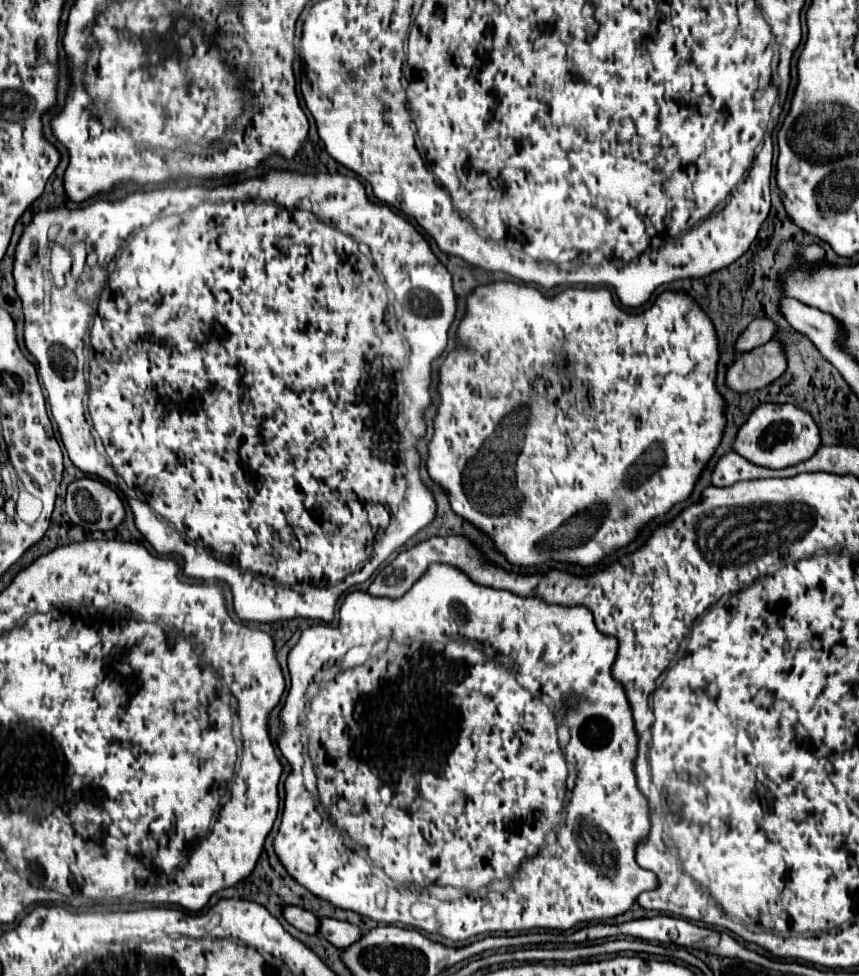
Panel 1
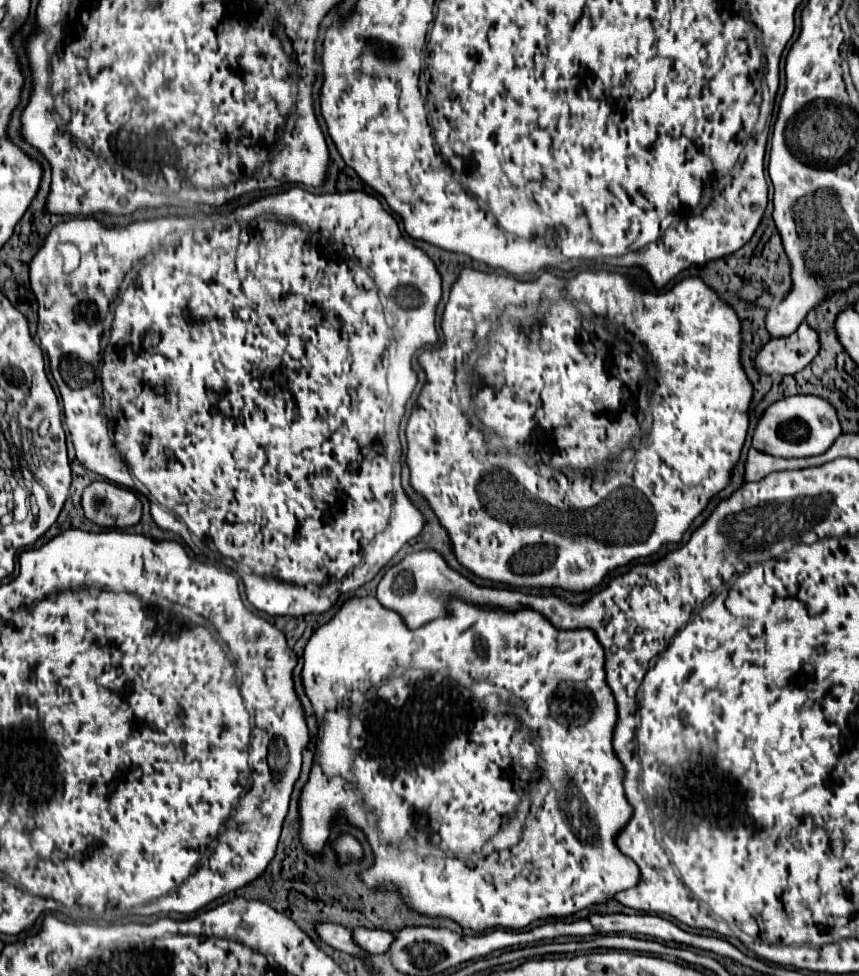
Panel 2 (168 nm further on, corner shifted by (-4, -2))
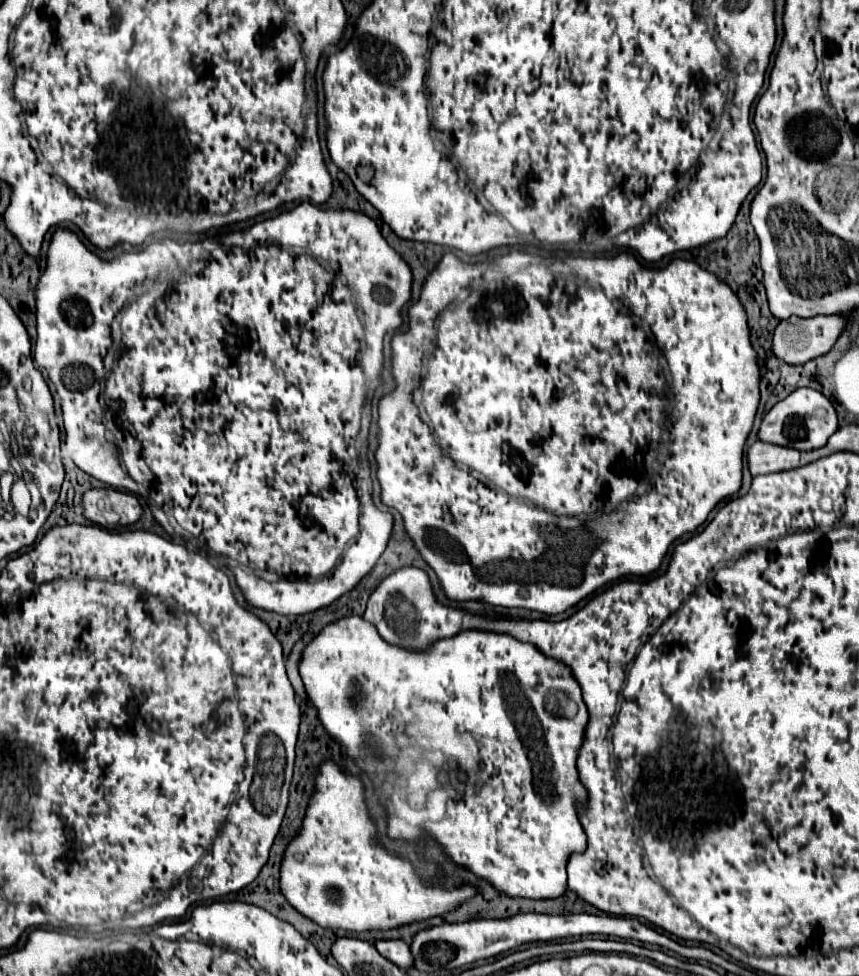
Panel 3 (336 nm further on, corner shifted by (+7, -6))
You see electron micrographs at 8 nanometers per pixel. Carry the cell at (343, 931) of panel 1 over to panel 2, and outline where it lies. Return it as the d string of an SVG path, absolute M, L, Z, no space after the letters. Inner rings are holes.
M353 930L355 942L359 942L371 954L387 954L395 936L387 930Z

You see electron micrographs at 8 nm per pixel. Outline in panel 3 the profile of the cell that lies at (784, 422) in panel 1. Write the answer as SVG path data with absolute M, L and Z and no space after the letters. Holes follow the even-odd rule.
M798 388L788 398L774 404L774 408L764 416L758 430L758 440L808 452L824 446L836 430L838 430L838 418L830 400L812 388Z

